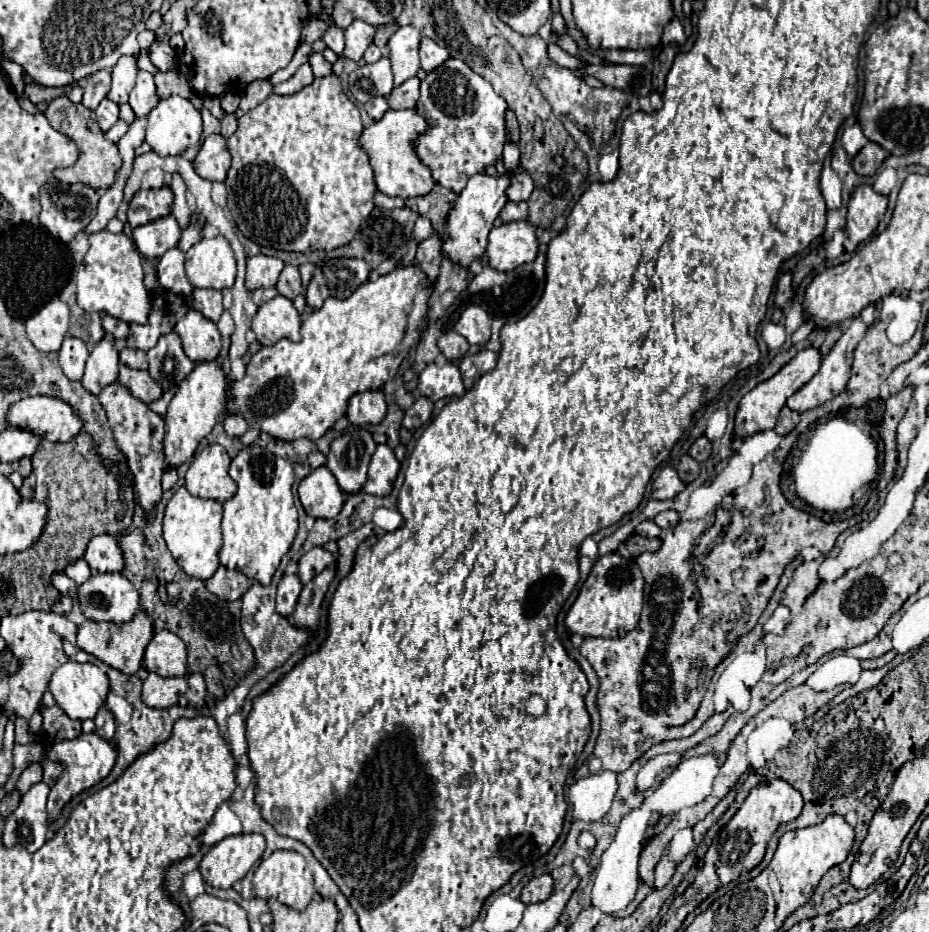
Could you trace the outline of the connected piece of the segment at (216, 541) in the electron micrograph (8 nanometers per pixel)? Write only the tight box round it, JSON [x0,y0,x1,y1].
[162,486,222,580]

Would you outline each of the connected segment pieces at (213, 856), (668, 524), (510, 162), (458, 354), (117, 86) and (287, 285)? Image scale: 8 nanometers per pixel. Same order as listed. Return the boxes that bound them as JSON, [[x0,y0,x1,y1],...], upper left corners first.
[[198,834,266,888],[654,510,680,528],[502,142,520,172],[438,330,470,360],[108,56,136,104],[276,266,302,300]]

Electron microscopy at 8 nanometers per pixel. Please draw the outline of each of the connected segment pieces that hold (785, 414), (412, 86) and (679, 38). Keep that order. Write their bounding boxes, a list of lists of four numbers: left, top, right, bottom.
[[774,406,794,436],[388,78,420,110],[662,16,686,44]]

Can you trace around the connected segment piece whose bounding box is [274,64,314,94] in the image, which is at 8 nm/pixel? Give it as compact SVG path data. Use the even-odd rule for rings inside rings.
M302 64L294 76L290 76L286 82L282 84L276 84L274 86L274 92L276 94L296 94L298 90L302 90L304 86L312 84L314 76L312 76L312 68L308 64Z

